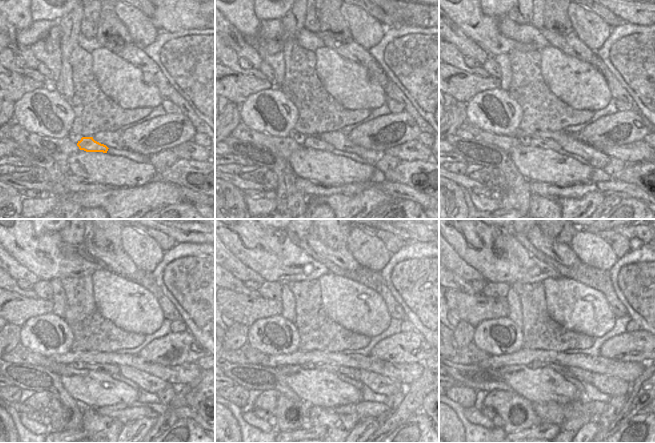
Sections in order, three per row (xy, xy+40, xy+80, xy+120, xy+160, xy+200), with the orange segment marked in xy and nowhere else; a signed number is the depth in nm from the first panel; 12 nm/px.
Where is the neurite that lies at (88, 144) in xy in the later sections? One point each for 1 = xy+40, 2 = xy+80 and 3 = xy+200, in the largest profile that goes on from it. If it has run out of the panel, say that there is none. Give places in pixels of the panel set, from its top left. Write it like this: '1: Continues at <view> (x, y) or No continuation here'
1: Continues at xy+40 (312, 142)
2: Continues at xy+80 (535, 142)
3: Continues at xy+200 (583, 375)

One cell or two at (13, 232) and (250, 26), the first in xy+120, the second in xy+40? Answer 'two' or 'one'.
one

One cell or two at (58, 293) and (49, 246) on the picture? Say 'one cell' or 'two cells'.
two cells

